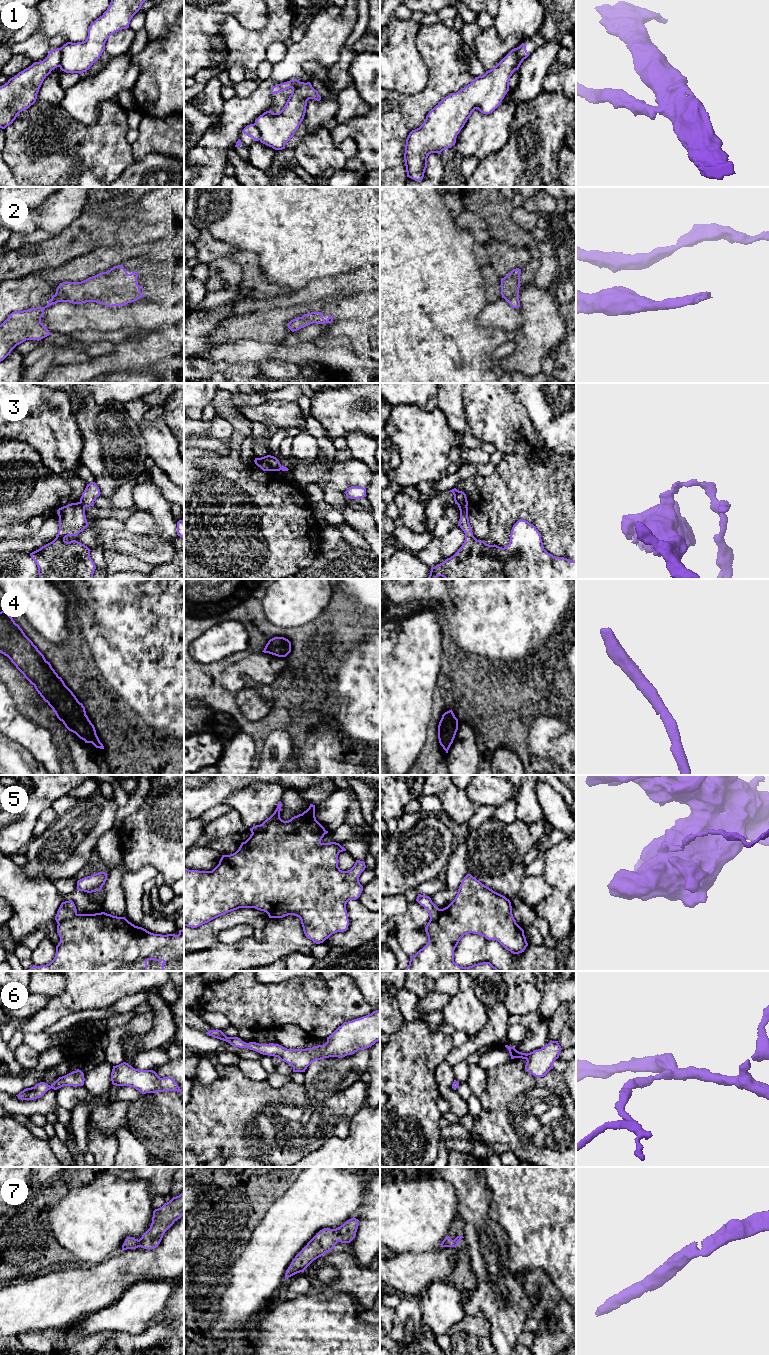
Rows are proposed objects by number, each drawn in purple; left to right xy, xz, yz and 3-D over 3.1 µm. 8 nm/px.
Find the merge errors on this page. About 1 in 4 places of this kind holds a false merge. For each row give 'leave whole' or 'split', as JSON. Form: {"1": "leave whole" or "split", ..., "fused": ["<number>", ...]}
{"1": "split", "2": "leave whole", "3": "split", "4": "leave whole", "5": "leave whole", "6": "leave whole", "7": "leave whole", "fused": ["1", "3"]}

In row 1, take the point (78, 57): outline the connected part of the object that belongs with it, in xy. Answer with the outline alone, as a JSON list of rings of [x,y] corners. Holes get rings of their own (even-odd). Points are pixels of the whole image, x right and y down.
[[[111,0],[102,16],[97,18],[88,28],[88,36],[83,42],[67,42],[61,47],[60,69],[66,73],[83,73],[100,58],[105,50],[107,39],[115,32],[129,28],[133,16],[141,9],[146,0]]]

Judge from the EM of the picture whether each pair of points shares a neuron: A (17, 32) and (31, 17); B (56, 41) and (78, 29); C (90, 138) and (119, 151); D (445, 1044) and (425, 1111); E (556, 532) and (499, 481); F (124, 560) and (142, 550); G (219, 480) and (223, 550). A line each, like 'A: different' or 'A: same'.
A: same
B: different
C: same
D: same
E: same
F: different
G: same

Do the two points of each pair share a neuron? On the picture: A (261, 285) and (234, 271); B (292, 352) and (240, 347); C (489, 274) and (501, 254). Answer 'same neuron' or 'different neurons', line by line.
A: different neurons
B: same neuron
C: different neurons

